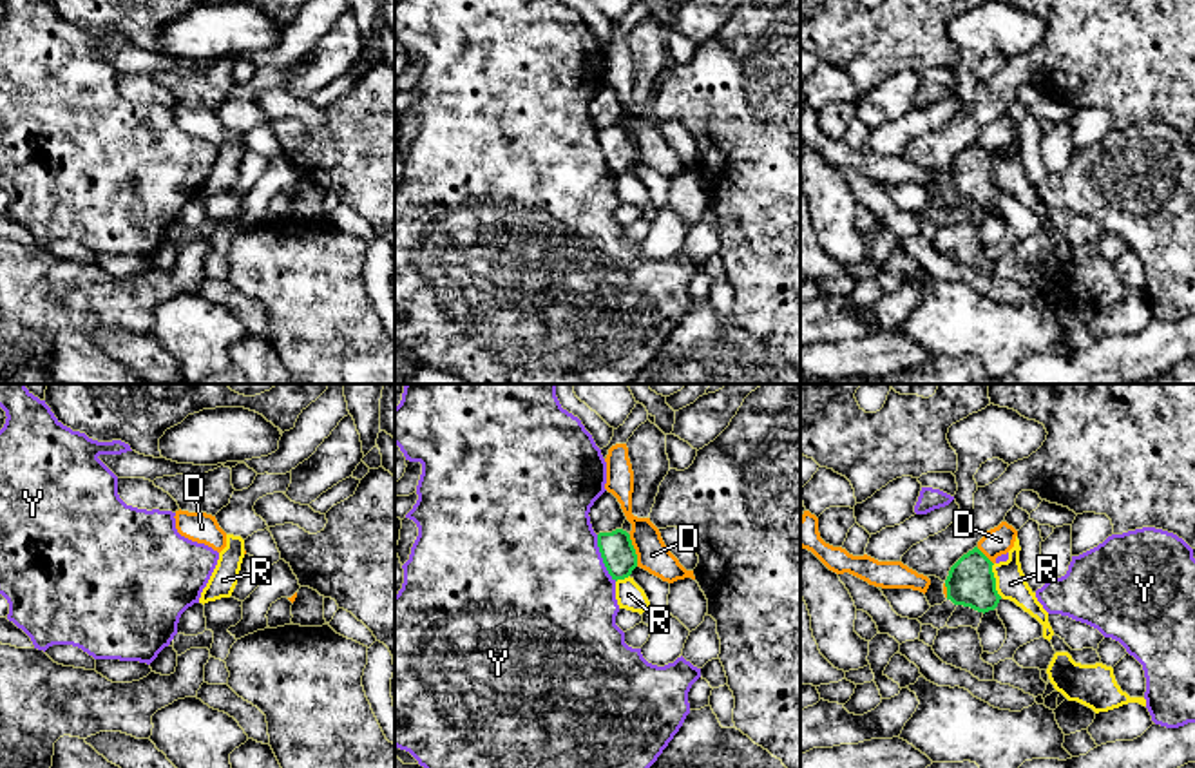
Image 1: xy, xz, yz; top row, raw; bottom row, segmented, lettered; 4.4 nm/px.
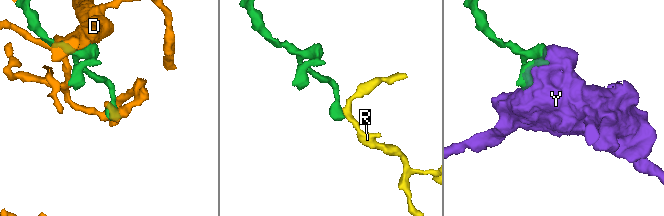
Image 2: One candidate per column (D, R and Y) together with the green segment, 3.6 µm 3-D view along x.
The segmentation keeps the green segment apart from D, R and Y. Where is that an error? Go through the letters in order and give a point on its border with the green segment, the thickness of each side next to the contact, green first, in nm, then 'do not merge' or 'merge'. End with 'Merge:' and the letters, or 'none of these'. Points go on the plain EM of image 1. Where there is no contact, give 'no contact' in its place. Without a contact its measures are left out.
D: meets green in xz at (634, 145); 150 nm thick on the green side, 140 nm on the other; do not merge
R: meets green in yz at (994, 174); 220 nm thick on the green side, 140 nm on the other; do not merge
Y: meets green in xz at (602, 151); 150 nm thick on the green side, 500 nm on the other; do not merge
Merge: none of these

